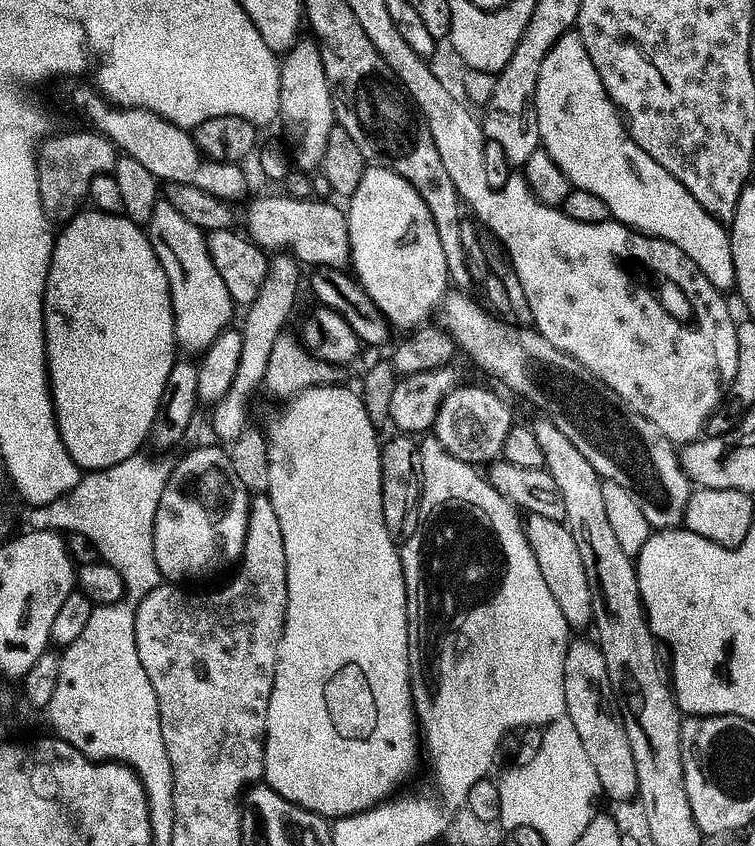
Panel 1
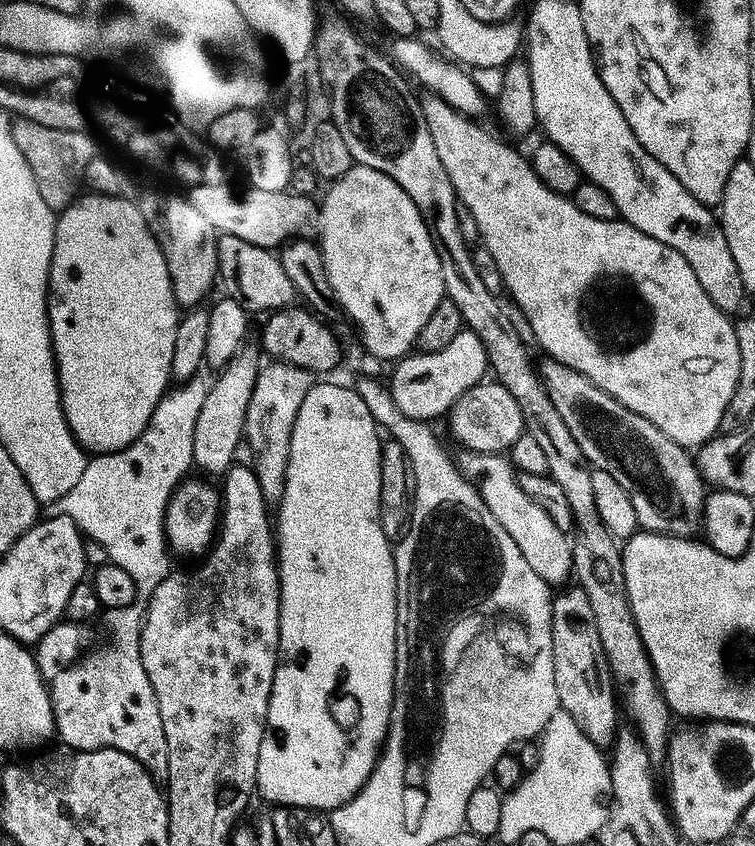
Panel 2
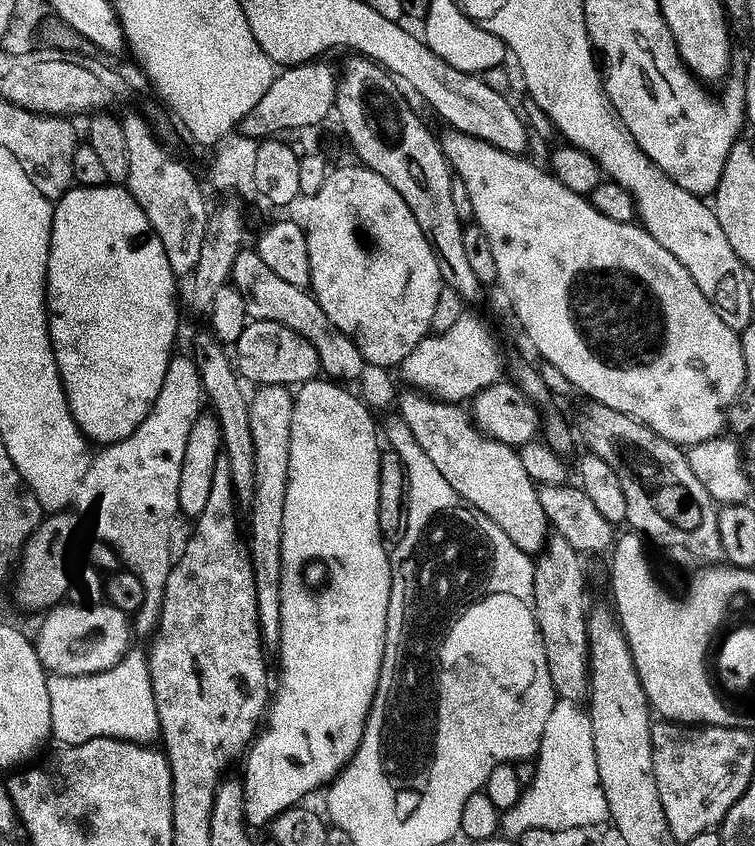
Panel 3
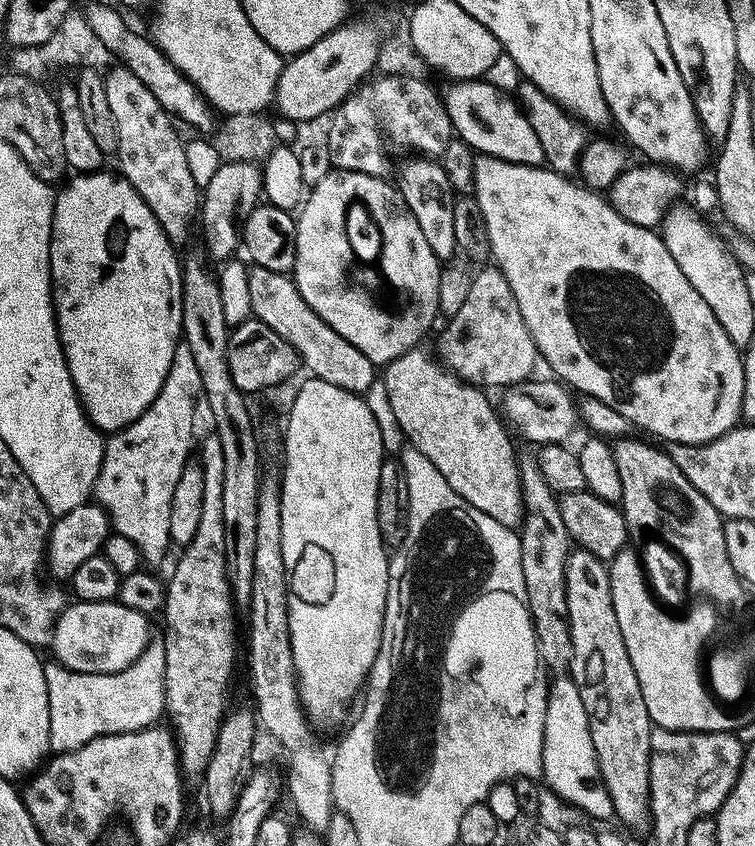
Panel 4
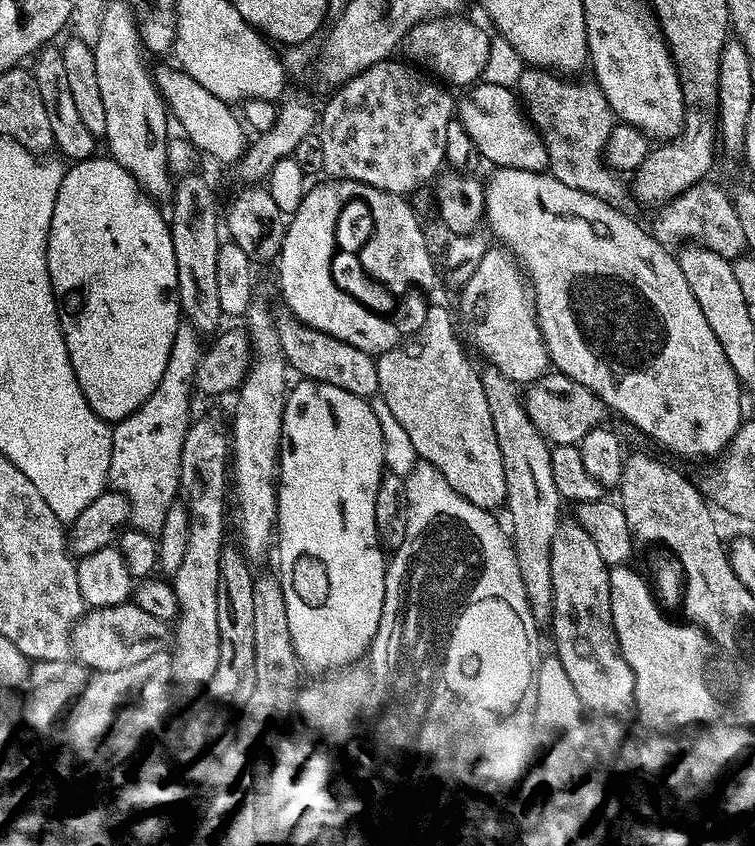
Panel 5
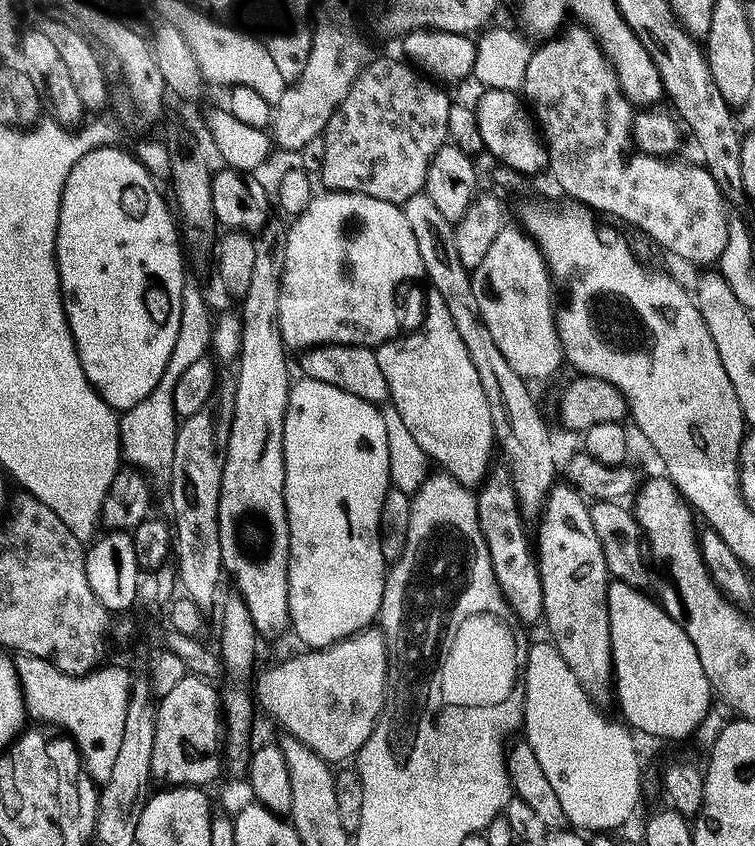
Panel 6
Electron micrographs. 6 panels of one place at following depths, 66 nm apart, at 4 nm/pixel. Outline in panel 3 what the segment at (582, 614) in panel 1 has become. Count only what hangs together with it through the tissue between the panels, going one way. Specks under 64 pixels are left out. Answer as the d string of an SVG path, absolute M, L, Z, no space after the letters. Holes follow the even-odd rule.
M423 394L401 395L399 415L409 424L420 446L438 466L447 482L486 518L495 522L503 539L529 558L545 551L550 539L548 515L542 510L538 485L522 467L517 449L491 440L476 427L471 415L459 403L437 400Z

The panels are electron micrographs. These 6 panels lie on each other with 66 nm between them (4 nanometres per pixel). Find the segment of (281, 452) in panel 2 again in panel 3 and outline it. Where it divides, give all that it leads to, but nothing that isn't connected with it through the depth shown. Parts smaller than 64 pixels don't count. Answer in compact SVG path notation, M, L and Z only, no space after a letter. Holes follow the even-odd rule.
M288 386L261 387L260 392L250 400L250 434L254 436L254 474L256 475L256 490L250 497L252 503L252 566L256 574L256 589L258 590L258 618L260 632L264 635L264 643L276 646L280 643L282 634L282 534L286 522L286 494L290 482L290 446L292 445L292 428L295 426L296 396Z

